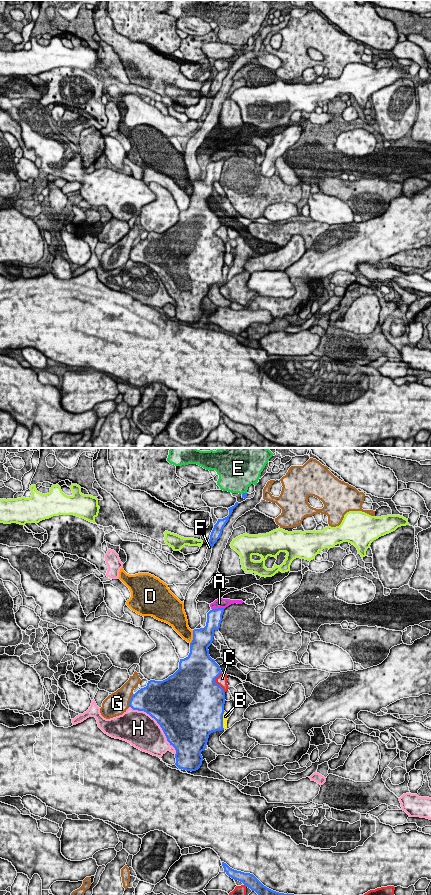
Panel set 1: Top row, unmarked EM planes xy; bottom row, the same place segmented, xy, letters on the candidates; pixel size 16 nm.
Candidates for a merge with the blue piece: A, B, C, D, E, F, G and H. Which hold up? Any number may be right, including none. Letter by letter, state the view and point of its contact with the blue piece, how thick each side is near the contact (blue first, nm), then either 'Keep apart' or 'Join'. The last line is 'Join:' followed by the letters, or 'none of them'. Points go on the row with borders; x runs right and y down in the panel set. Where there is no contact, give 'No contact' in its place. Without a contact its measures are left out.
A: Touches blue at xy (218, 608). Thickness 260 nm (blue) against 160 nm. Keep apart
B: Touches blue at xy (222, 720). Thickness 500 nm (blue) against 100 nm. Keep apart
C: Touches blue at xy (215, 682). Thickness 500 nm (blue) against 170 nm. Keep apart
D: Touches blue at xy (193, 637). Thickness 320 nm (blue) against 220 nm. Keep apart
E: Touches blue at xy (244, 493). Thickness 90 nm (blue) against 420 nm. Keep apart
F: Touches blue at xy (209, 544). Thickness 160 nm (blue) against 60 nm. Keep apart
G: Touches blue at xy (130, 700). Thickness 380 nm (blue) against 360 nm. Keep apart
H: Touches blue at xy (158, 723). Thickness 500 nm (blue) against 500 nm. Keep apart
Join: none of them

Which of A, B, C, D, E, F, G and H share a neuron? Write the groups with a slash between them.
A / B / C / D / E / F / G / H

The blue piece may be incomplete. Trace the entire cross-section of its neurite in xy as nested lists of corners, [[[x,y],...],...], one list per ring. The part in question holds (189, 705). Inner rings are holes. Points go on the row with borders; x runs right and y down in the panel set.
[[[224,608],[212,609],[207,613],[207,622],[204,628],[193,630],[193,640],[190,643],[190,653],[180,659],[179,669],[163,681],[150,680],[147,686],[132,695],[129,707],[133,710],[144,711],[154,718],[162,728],[167,741],[175,750],[175,765],[186,771],[196,771],[202,765],[201,752],[205,750],[209,735],[216,731],[222,731],[223,714],[225,704],[225,692],[215,680],[222,673],[220,666],[209,655],[208,647],[212,644],[214,631],[219,630]]]

